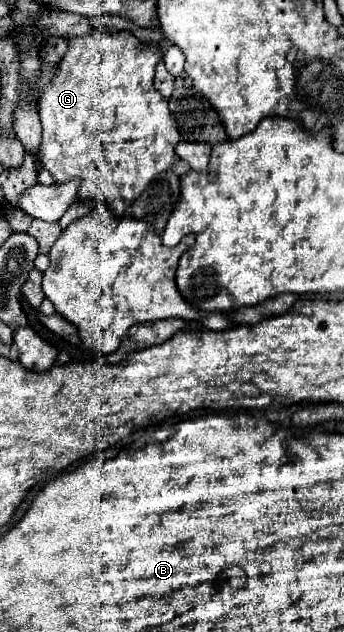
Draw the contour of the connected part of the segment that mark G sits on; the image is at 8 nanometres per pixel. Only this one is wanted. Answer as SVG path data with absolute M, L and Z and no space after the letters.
M99 27L95 29L93 33L89 35L83 35L83 37L67 37L67 53L65 57L59 61L57 65L57 71L55 71L55 77L51 79L51 83L43 89L41 97L39 97L39 117L41 117L41 127L43 127L43 137L41 137L41 161L43 161L43 167L49 169L57 183L67 183L75 177L81 179L81 185L79 185L79 199L85 201L85 199L95 199L95 197L101 197L105 199L111 207L119 209L119 207L129 207L141 193L143 189L147 187L147 183L161 171L167 171L179 157L175 155L175 145L179 143L181 135L179 135L179 129L177 129L177 123L175 119L171 117L171 111L169 111L169 105L167 105L167 99L163 99L163 95L159 95L159 91L153 87L153 75L155 75L155 67L157 63L161 61L163 57L163 51L161 51L161 45L159 43L143 43L139 41L131 31L119 31L119 29L113 29L113 27Z

